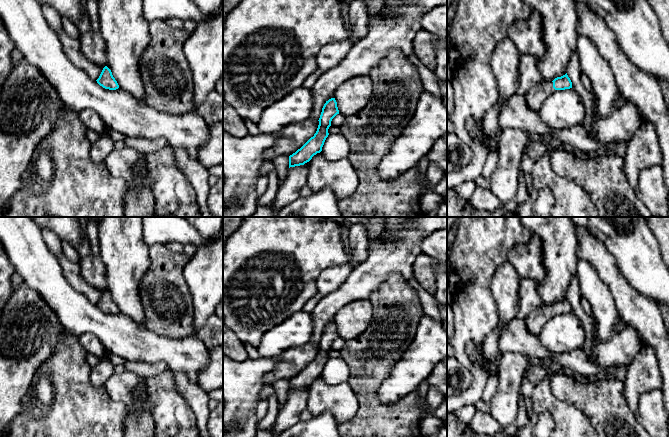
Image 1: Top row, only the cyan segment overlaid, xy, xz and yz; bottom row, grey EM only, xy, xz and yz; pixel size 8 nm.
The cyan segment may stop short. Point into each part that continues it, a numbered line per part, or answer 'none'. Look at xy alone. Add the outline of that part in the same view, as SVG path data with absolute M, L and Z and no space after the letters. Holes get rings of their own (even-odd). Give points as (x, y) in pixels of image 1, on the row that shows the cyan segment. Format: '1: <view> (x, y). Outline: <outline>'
none

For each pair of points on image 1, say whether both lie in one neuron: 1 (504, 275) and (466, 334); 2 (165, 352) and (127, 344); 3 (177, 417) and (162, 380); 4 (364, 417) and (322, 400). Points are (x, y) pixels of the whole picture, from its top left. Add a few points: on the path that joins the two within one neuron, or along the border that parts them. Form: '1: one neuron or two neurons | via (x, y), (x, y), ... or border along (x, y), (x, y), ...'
1: two neurons | border along (495, 270), (491, 281), (491, 293), (498, 316)
2: one neuron | via (156, 348), (136, 344)
3: one neuron | via (168, 408), (162, 397), (162, 389)
4: two neurons | border along (352, 390), (358, 410), (352, 417), (339, 424)

